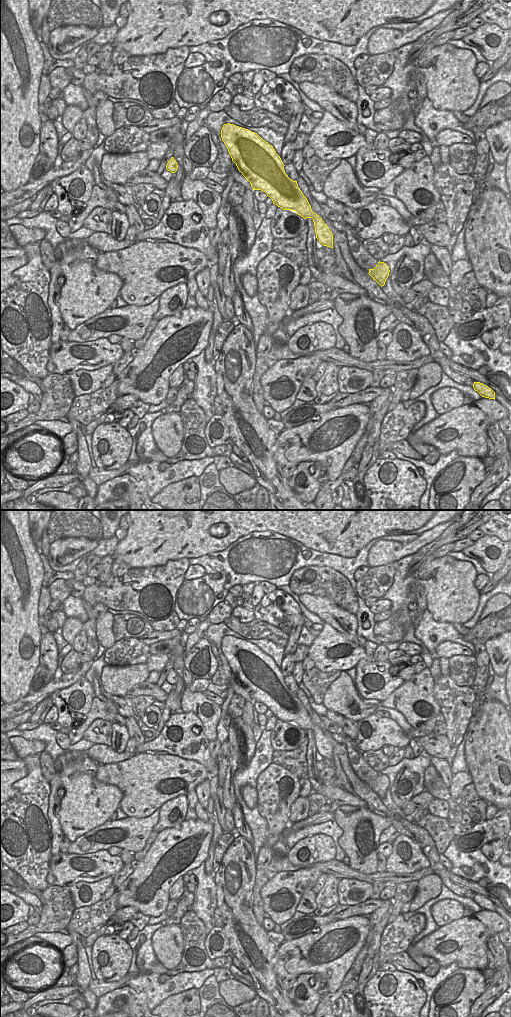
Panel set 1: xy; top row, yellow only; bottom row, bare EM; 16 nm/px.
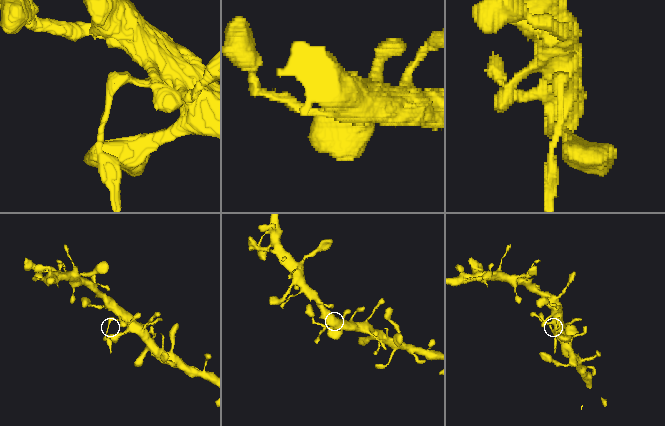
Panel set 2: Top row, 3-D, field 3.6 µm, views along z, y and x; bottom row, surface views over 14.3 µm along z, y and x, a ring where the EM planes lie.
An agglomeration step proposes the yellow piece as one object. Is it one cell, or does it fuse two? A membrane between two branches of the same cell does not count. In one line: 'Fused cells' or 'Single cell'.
Single cell

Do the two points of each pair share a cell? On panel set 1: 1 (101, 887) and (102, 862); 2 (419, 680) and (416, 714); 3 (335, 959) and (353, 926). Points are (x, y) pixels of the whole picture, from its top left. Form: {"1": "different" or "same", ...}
{"1": "different", "2": "same", "3": "same"}

